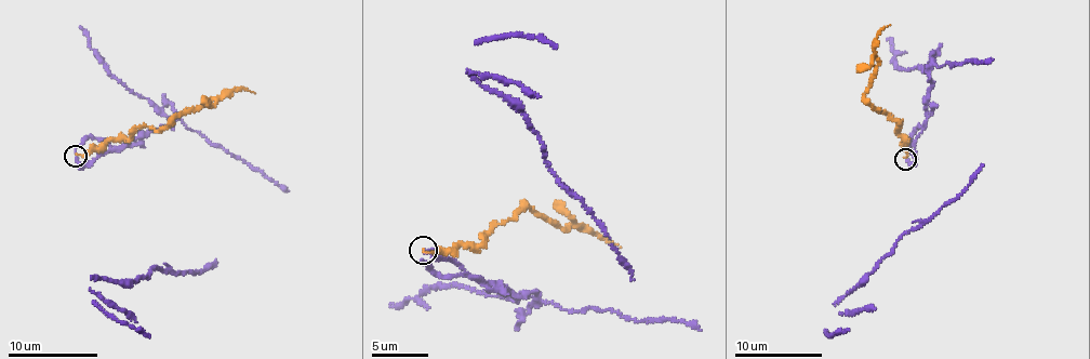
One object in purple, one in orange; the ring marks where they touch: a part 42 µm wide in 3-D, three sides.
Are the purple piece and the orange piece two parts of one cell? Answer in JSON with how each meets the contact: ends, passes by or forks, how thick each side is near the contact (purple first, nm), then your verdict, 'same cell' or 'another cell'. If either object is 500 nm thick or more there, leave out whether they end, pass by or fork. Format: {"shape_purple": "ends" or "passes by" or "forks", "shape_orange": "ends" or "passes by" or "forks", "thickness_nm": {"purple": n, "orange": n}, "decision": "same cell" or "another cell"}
{"shape_purple": "passes by", "shape_orange": "ends", "thickness_nm": {"purple": 140, "orange": 220}, "decision": "another cell"}

